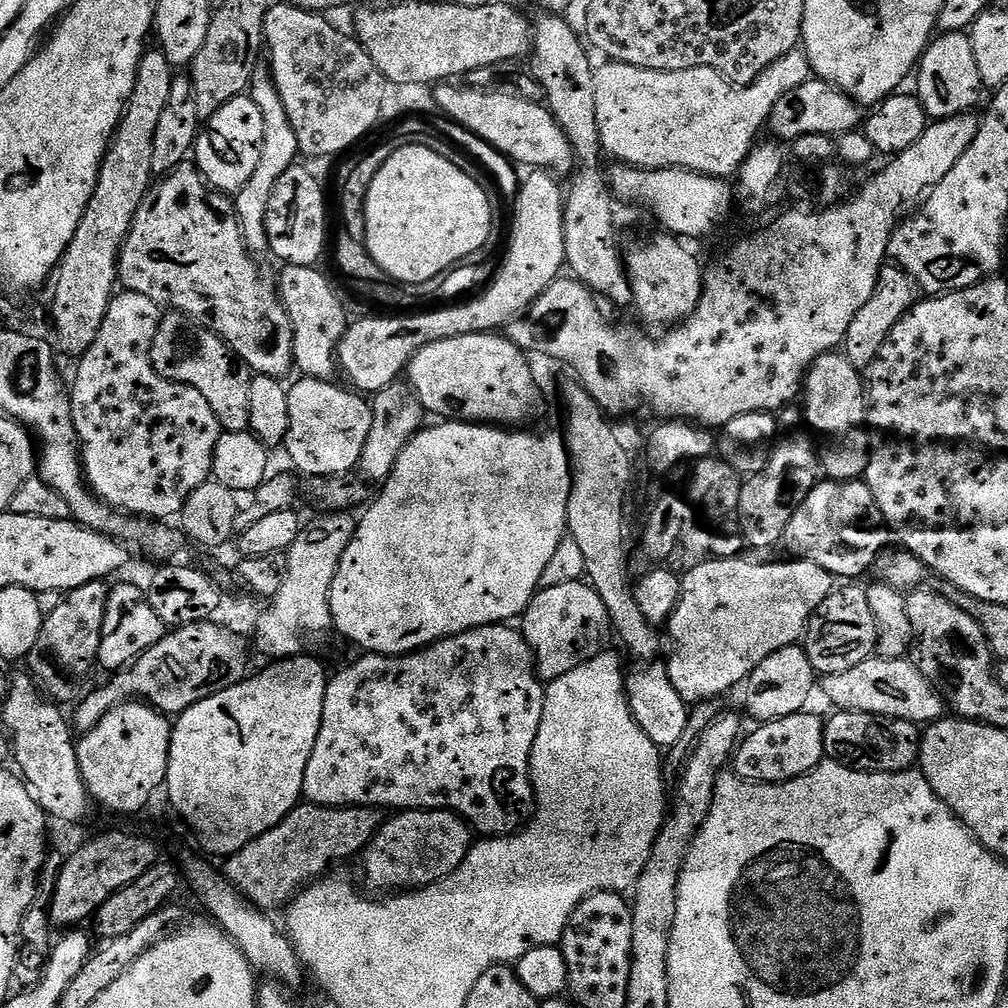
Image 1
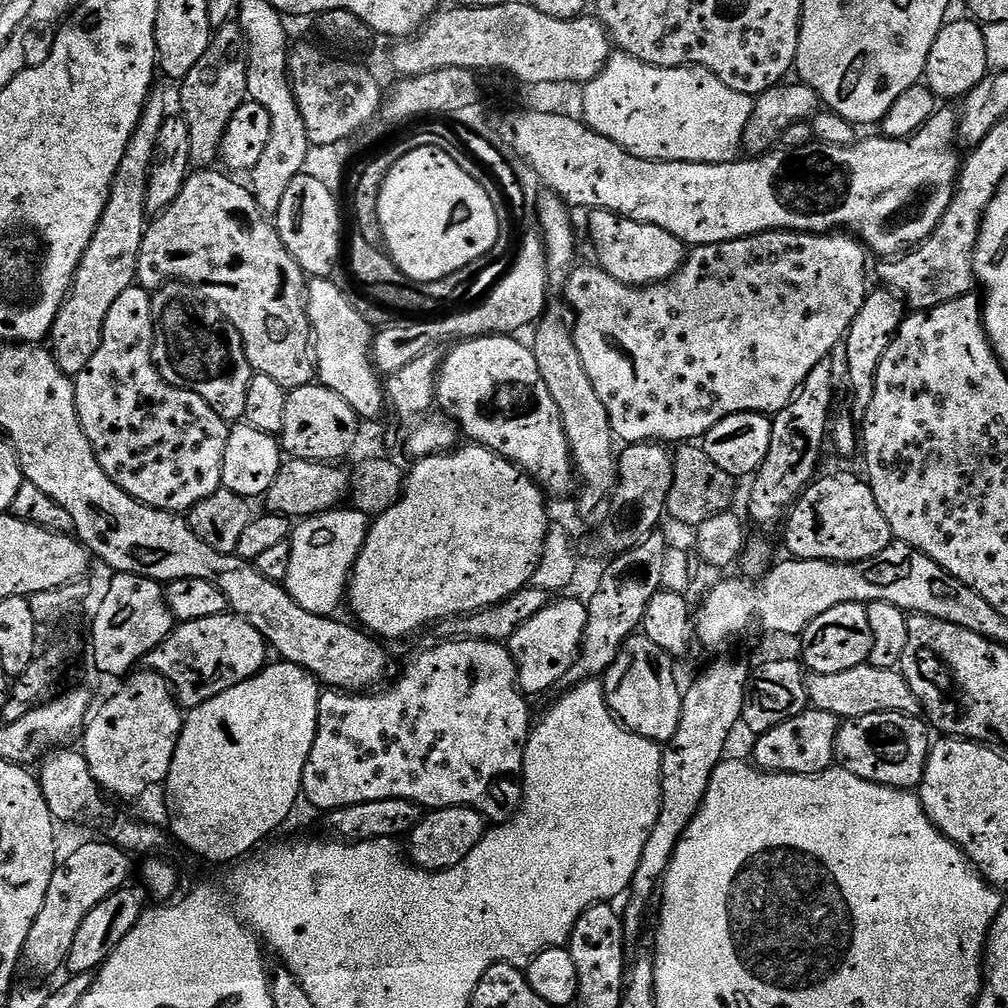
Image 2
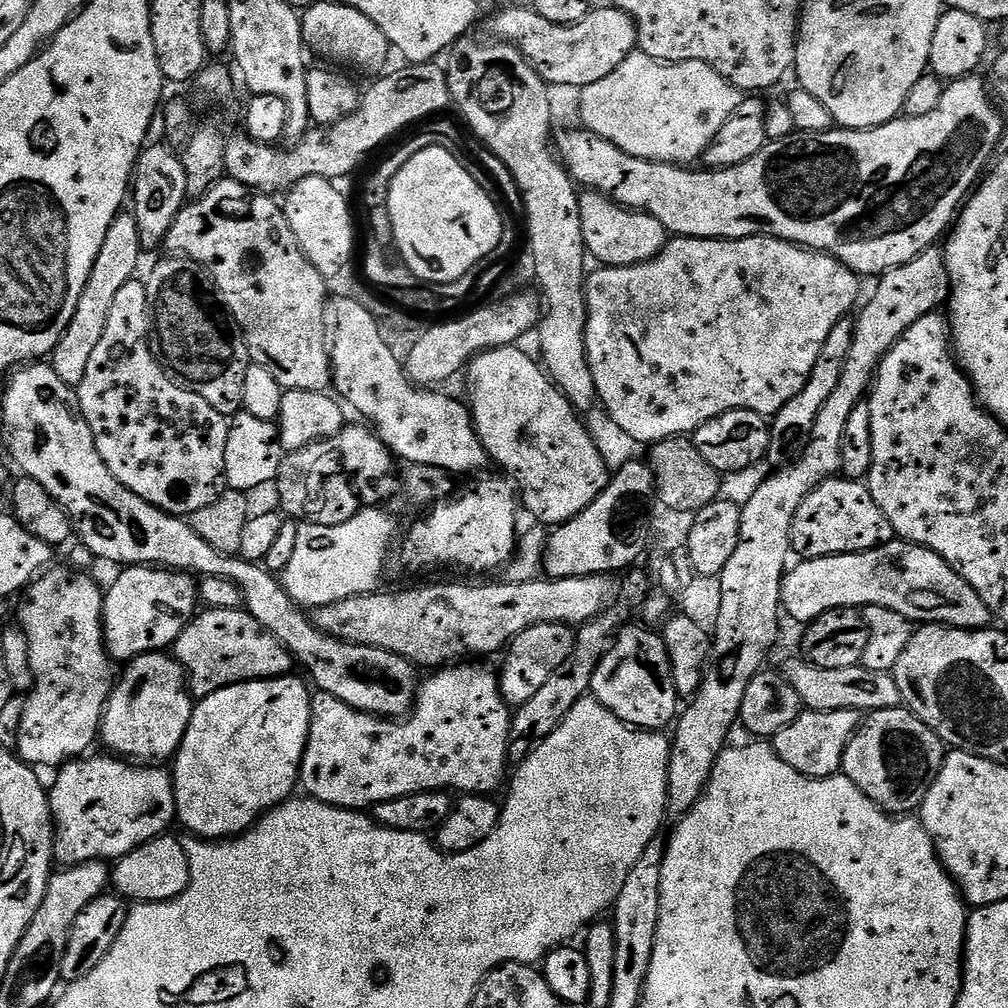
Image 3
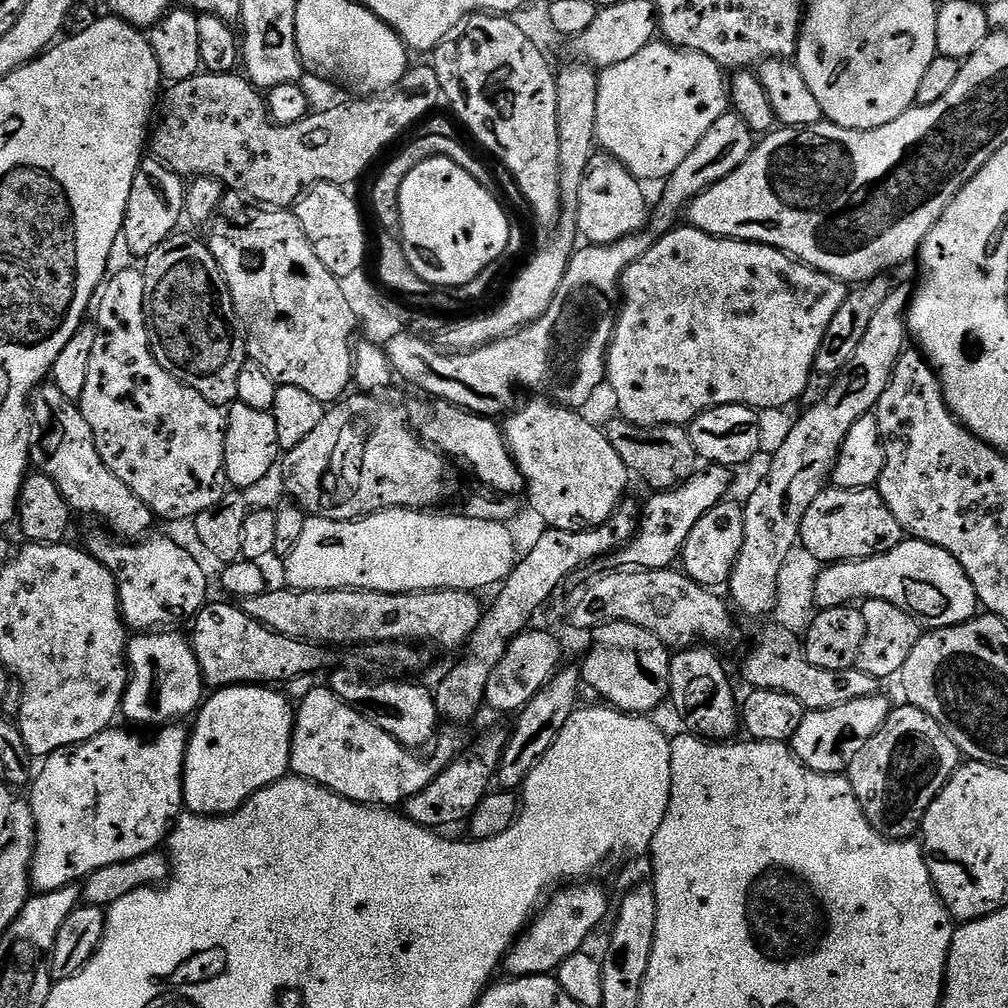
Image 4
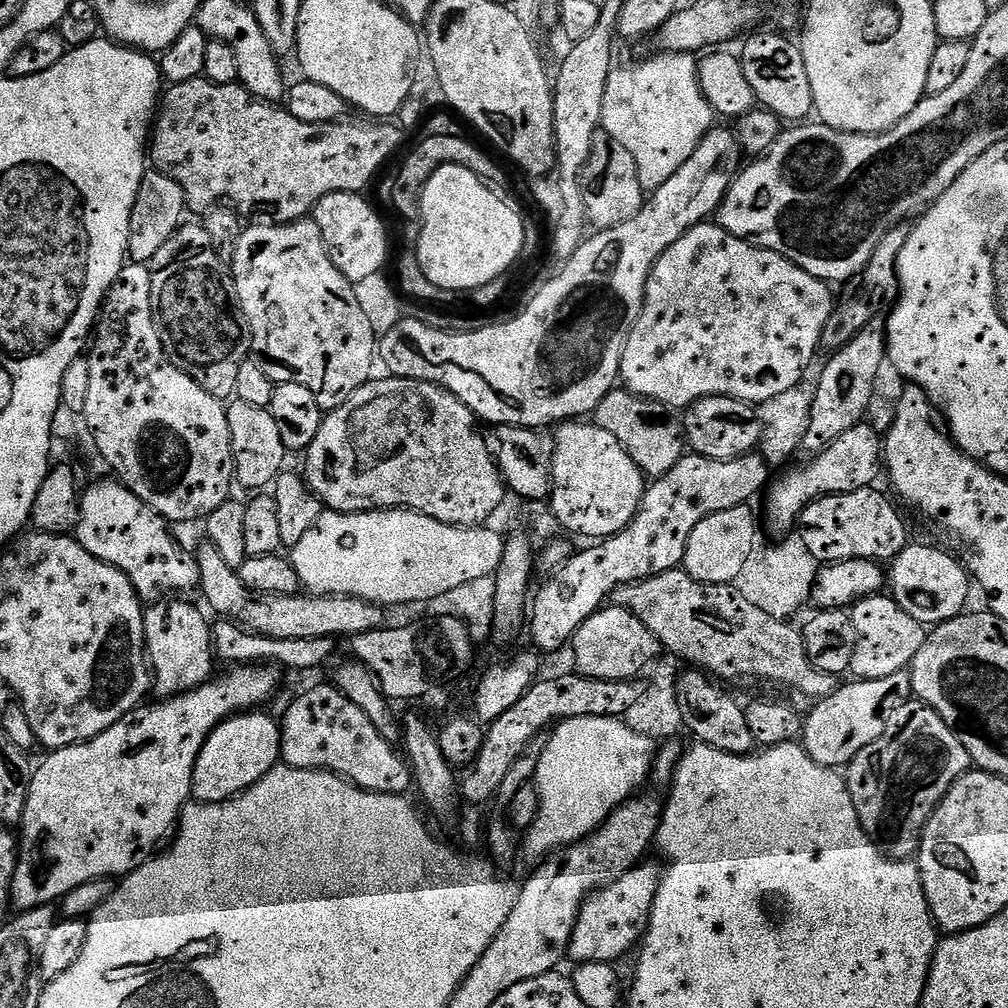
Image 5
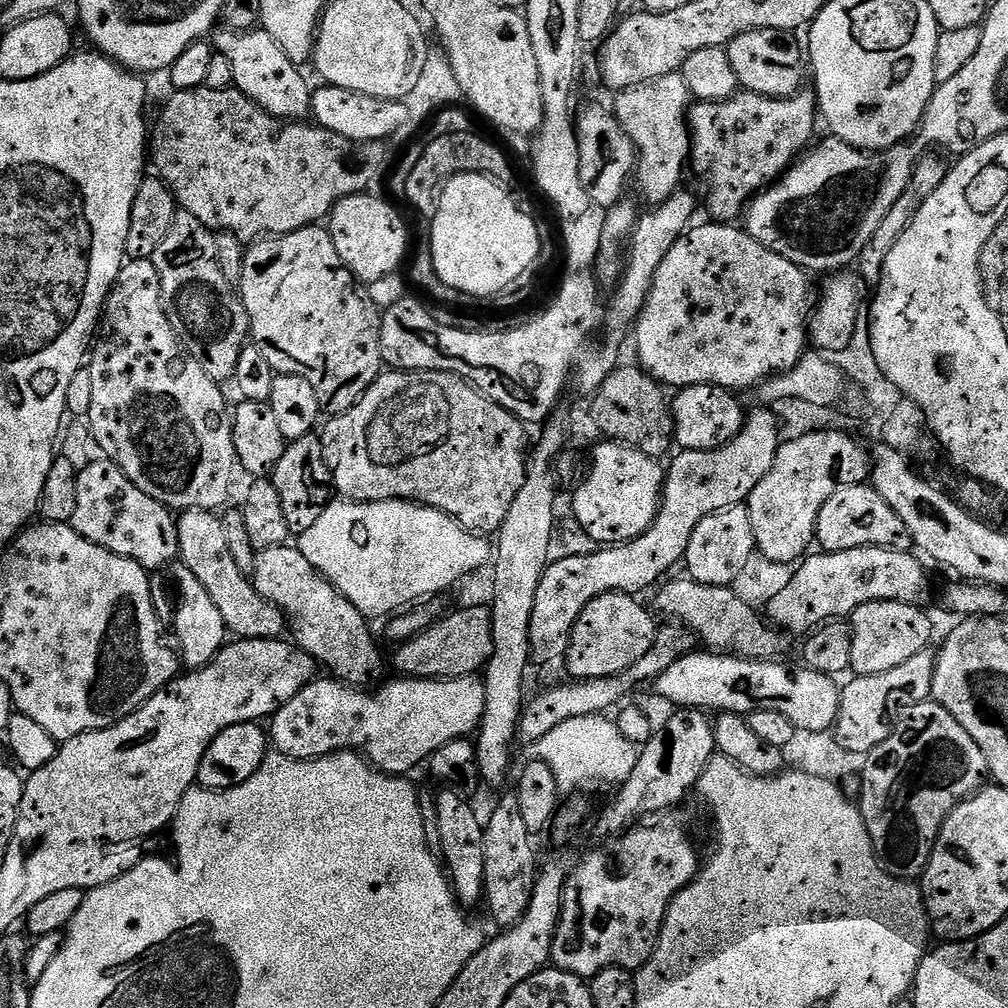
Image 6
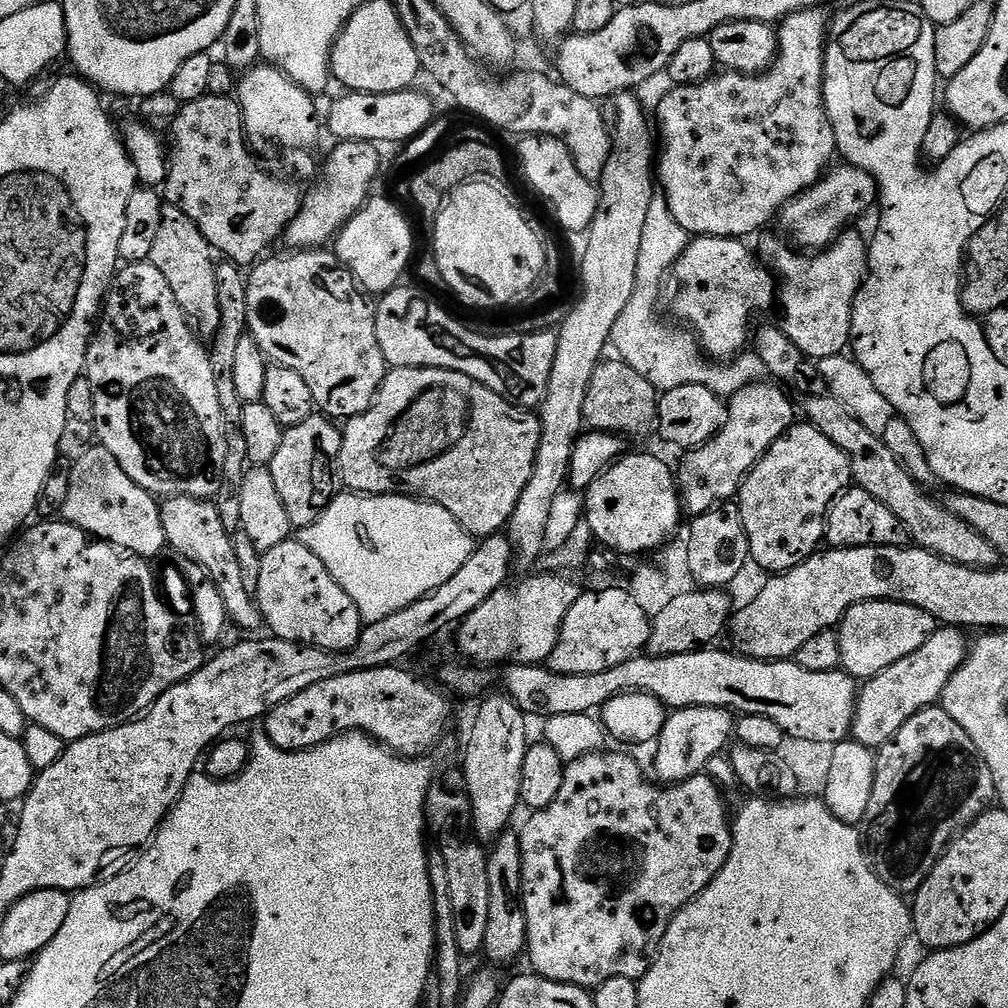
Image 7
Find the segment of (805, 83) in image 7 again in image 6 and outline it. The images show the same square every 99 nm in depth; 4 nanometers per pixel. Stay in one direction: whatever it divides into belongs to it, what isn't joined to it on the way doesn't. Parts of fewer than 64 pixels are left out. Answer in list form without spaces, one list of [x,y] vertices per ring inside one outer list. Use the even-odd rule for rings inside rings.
[[[743,90],[737,91],[735,96],[731,96],[729,100],[719,100],[716,104],[709,104],[707,102],[696,102],[689,107],[686,113],[686,128],[690,133],[690,168],[700,175],[700,180],[704,183],[704,200],[702,196],[702,204],[708,207],[708,212],[713,221],[716,222],[736,222],[736,220],[745,215],[746,209],[753,196],[758,192],[764,191],[769,184],[774,180],[780,179],[781,176],[787,172],[788,167],[813,143],[812,131],[816,128],[816,120],[818,124],[818,105],[816,103],[815,95],[811,91],[805,90],[797,91],[795,96],[787,98],[777,98],[775,96],[759,96],[753,92],[745,92]]]

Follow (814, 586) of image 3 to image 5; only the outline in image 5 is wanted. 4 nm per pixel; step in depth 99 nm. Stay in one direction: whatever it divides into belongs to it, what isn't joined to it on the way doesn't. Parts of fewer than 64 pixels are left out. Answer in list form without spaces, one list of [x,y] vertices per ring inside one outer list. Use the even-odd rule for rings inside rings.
[[[909,543],[902,554],[891,561],[886,580],[890,588],[892,584],[892,599],[898,602],[898,606],[902,606],[902,610],[906,610],[906,614],[925,626],[945,624],[969,607],[970,576],[965,565],[961,561],[959,564],[950,553],[943,552],[940,548],[931,548],[928,544]]]

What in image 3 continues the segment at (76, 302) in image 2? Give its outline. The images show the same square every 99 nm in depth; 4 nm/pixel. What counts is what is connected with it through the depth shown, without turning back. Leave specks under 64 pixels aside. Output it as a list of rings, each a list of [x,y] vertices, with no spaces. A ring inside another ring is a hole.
[[[121,214],[106,230],[106,242],[102,242],[102,250],[98,250],[98,258],[94,258],[94,266],[90,270],[90,278],[86,278],[86,290],[82,290],[82,298],[78,298],[78,306],[74,310],[74,318],[62,334],[58,346],[50,357],[54,374],[62,378],[72,389],[80,387],[82,377],[86,374],[86,366],[94,354],[102,333],[106,331],[106,318],[110,318],[110,306],[114,306],[114,297],[118,290],[126,286],[137,275],[136,267],[140,264],[142,249],[138,238],[138,222],[131,214]]]

